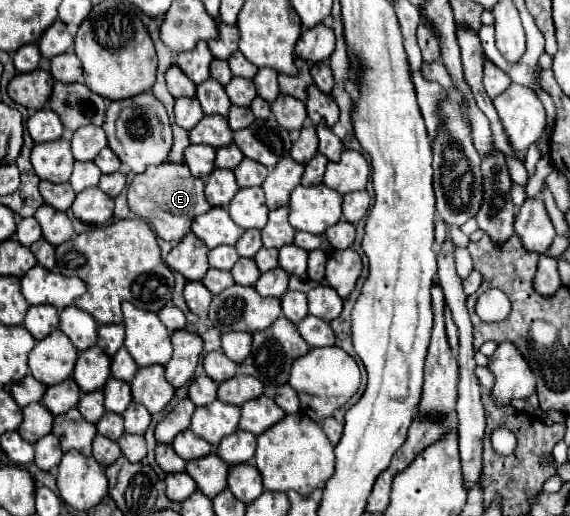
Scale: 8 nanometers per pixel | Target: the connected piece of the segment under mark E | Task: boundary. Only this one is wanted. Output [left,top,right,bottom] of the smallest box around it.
[127,163,211,243]

